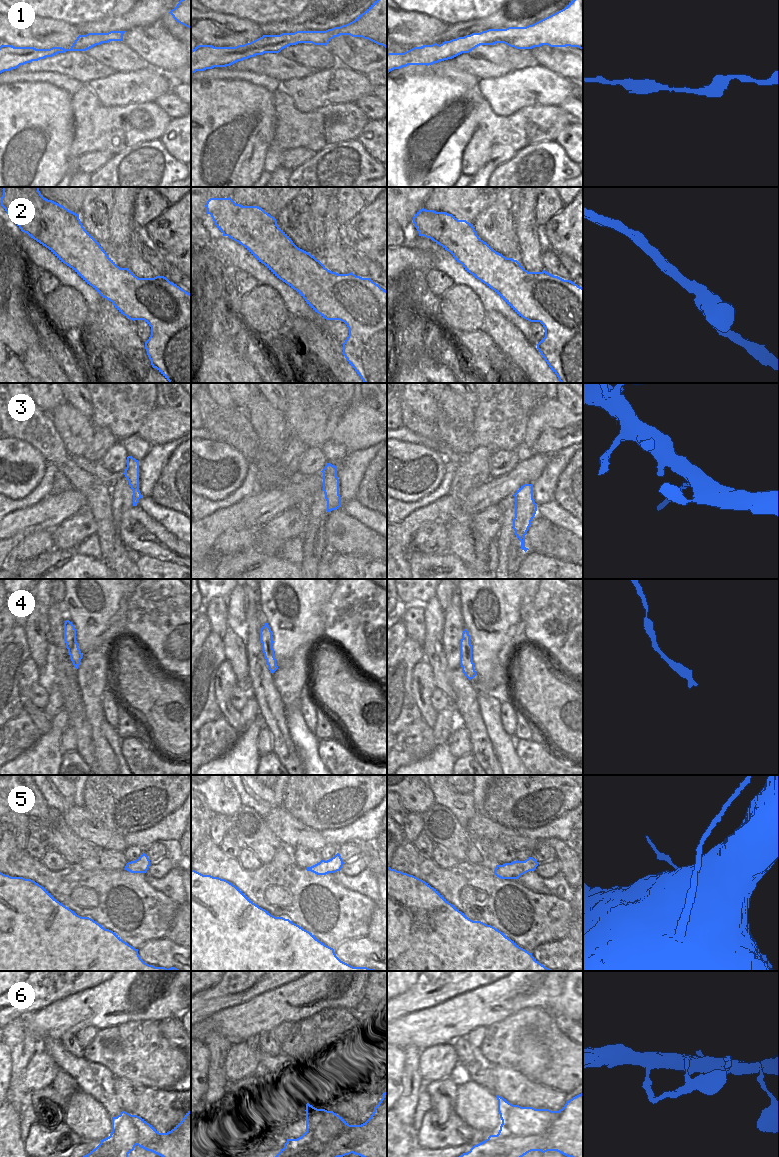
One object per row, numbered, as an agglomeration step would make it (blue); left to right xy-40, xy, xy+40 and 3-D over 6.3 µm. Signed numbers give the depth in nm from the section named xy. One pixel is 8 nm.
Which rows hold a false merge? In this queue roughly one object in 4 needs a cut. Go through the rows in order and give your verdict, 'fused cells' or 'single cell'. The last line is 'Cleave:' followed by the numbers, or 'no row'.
1: single cell
2: single cell
3: fused cells
4: single cell
5: single cell
6: single cell
Cleave: 3

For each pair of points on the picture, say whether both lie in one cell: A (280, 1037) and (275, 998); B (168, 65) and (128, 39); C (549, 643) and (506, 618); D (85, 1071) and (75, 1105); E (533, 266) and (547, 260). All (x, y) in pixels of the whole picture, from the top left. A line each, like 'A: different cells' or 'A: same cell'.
A: different cells
B: same cell
C: different cells
D: different cells
E: different cells

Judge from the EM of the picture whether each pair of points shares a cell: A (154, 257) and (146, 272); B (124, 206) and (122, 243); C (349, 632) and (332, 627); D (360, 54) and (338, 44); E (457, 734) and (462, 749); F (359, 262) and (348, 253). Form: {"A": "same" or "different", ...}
{"A": "different", "B": "same", "C": "same", "D": "same", "E": "same", "F": "same"}

